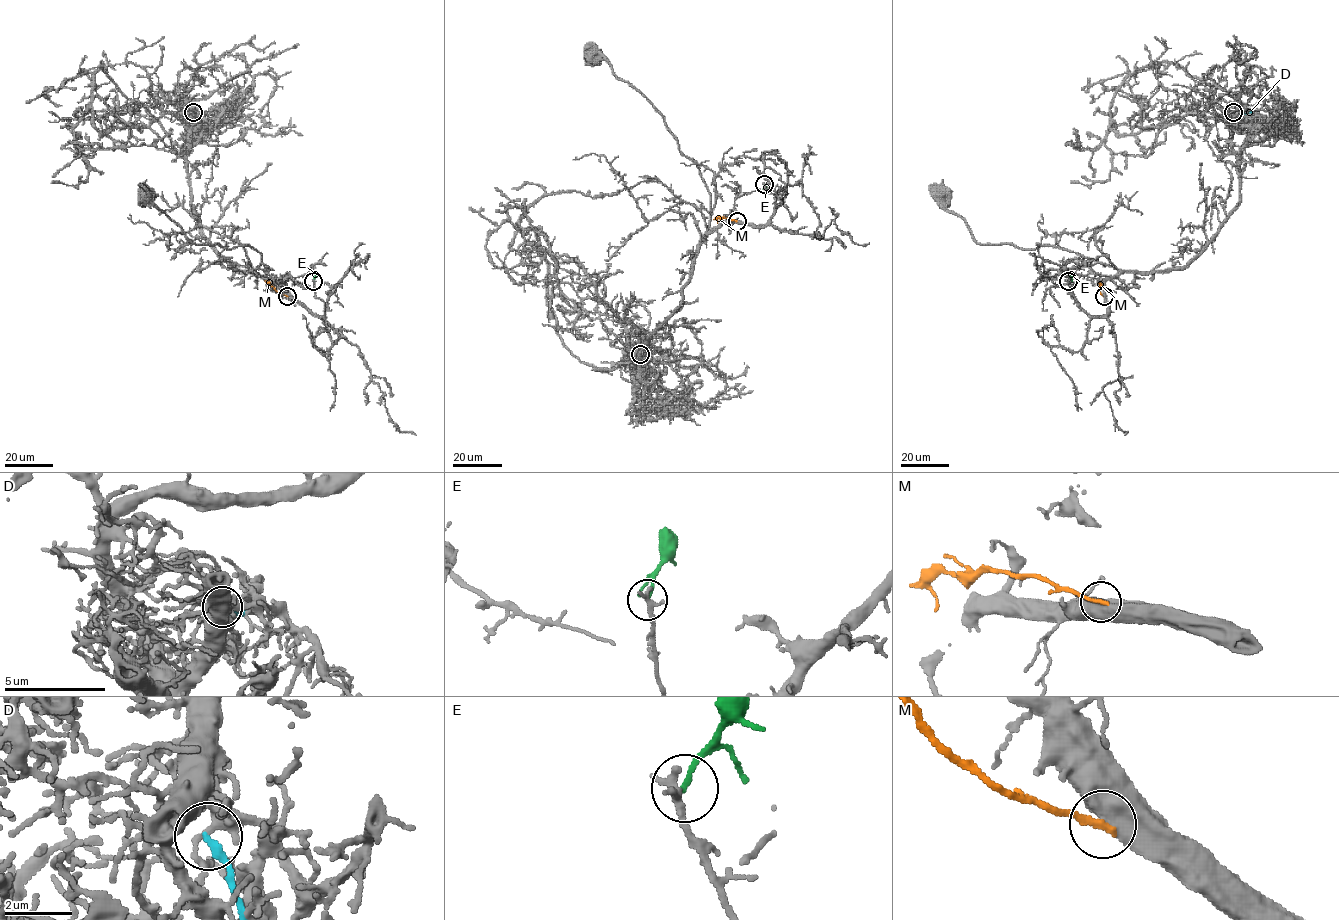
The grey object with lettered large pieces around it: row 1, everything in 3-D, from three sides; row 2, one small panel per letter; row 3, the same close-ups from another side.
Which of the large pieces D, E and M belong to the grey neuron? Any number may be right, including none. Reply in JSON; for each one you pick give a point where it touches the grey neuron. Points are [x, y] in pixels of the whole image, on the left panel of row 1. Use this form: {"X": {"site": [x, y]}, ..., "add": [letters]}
{"add": []}

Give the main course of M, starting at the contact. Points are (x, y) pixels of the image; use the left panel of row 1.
M: (287, 296), (268, 283)

